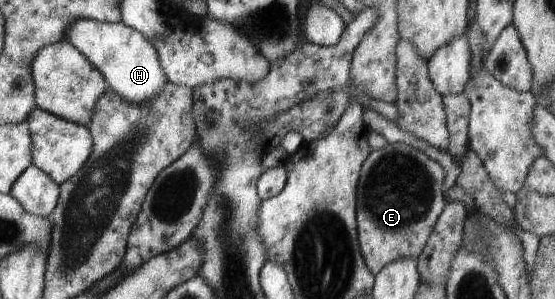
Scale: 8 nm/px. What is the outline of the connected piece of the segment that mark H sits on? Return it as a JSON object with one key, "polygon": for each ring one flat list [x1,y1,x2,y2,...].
{"polygon":[[76,19,66,27,66,39,100,71,108,88,124,101,138,105,154,99,162,93,168,79,162,71,160,59,152,43,144,38,142,33,127,27,122,23,100,23,92,19]]}

